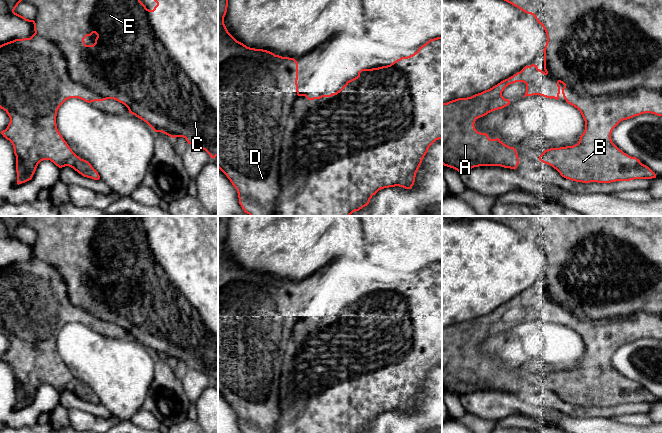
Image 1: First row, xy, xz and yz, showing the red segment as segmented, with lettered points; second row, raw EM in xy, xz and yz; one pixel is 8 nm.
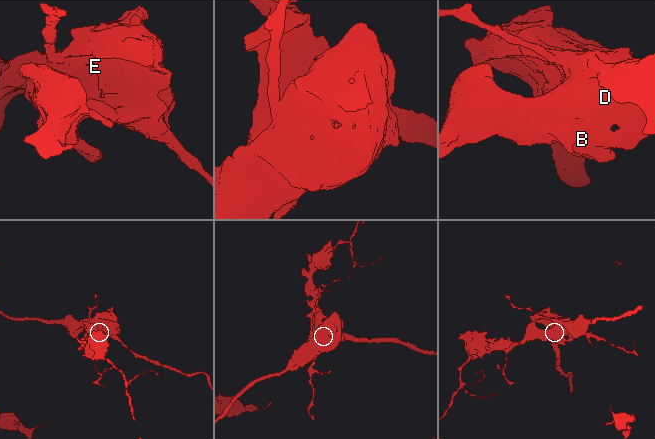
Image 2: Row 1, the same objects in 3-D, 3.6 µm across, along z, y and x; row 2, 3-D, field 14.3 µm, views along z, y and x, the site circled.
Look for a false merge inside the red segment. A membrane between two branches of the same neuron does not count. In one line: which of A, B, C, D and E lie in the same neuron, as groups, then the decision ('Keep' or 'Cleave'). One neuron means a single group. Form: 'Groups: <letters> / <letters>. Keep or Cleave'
Groups: A B D / C E. Cleave

